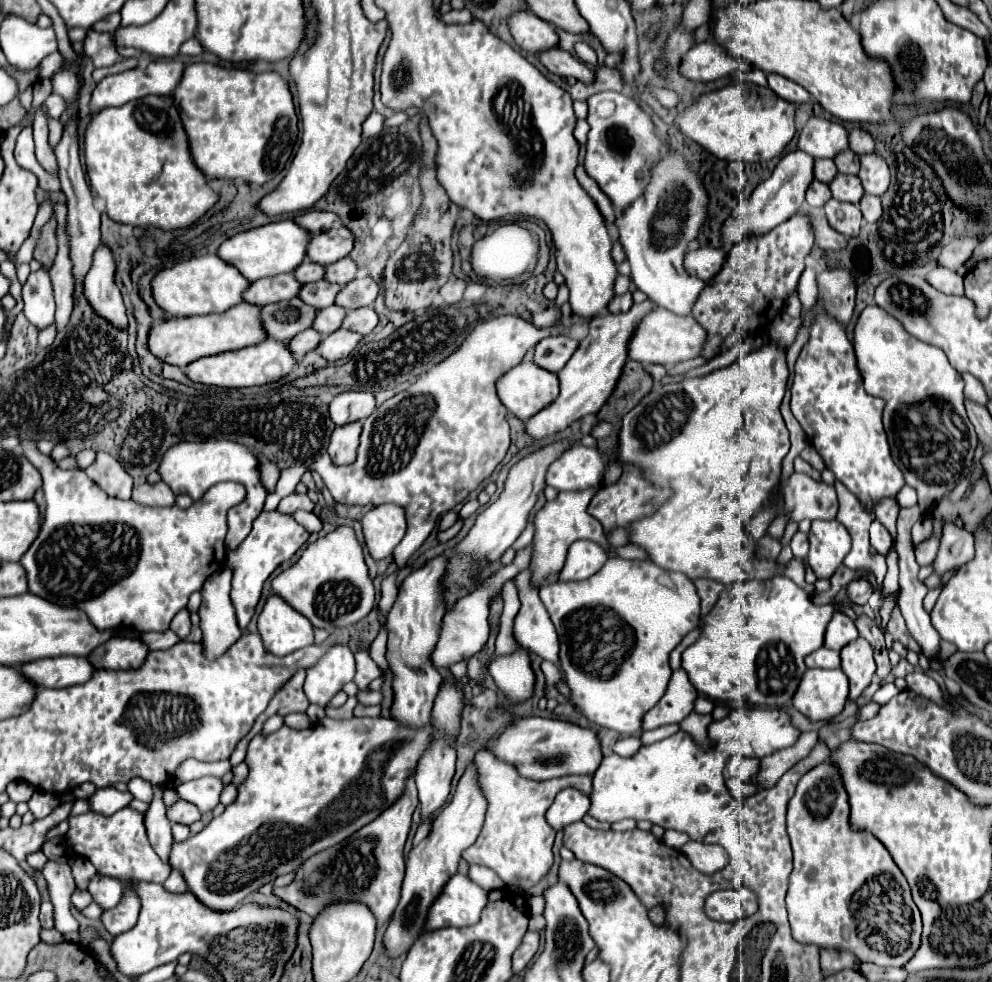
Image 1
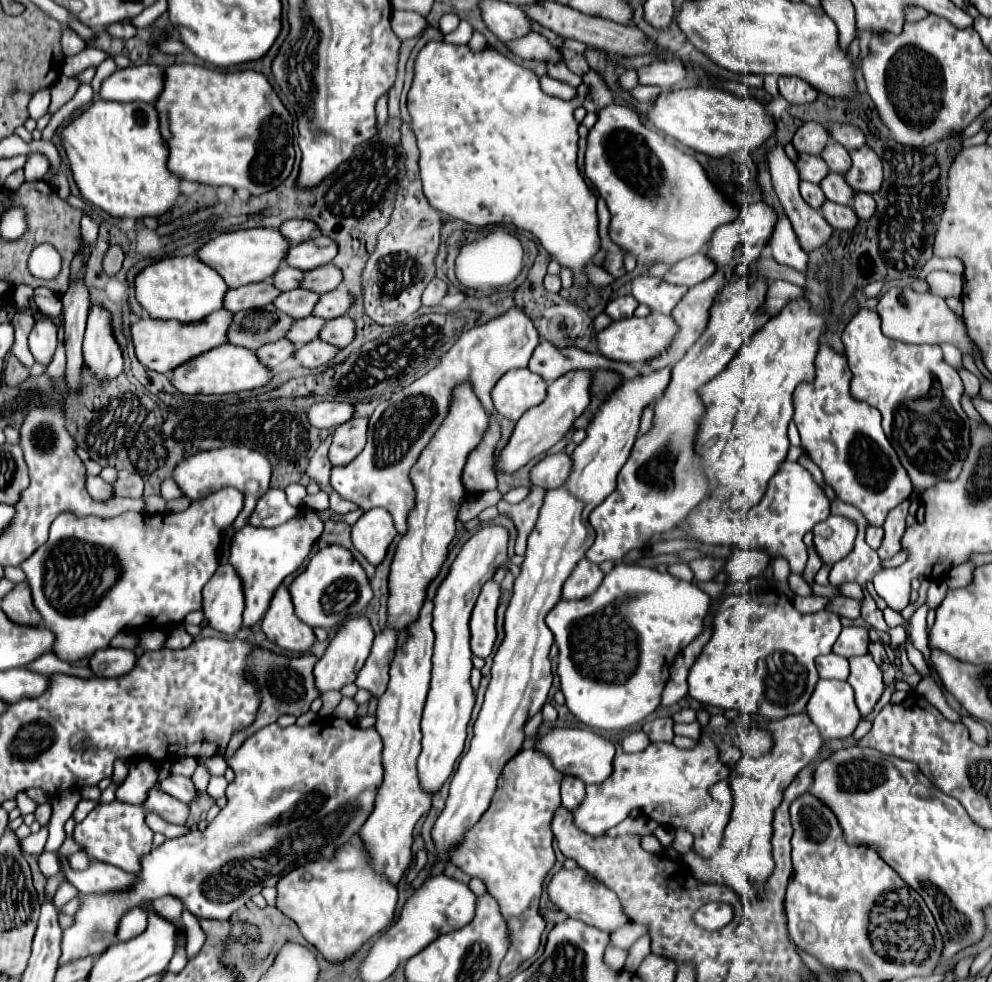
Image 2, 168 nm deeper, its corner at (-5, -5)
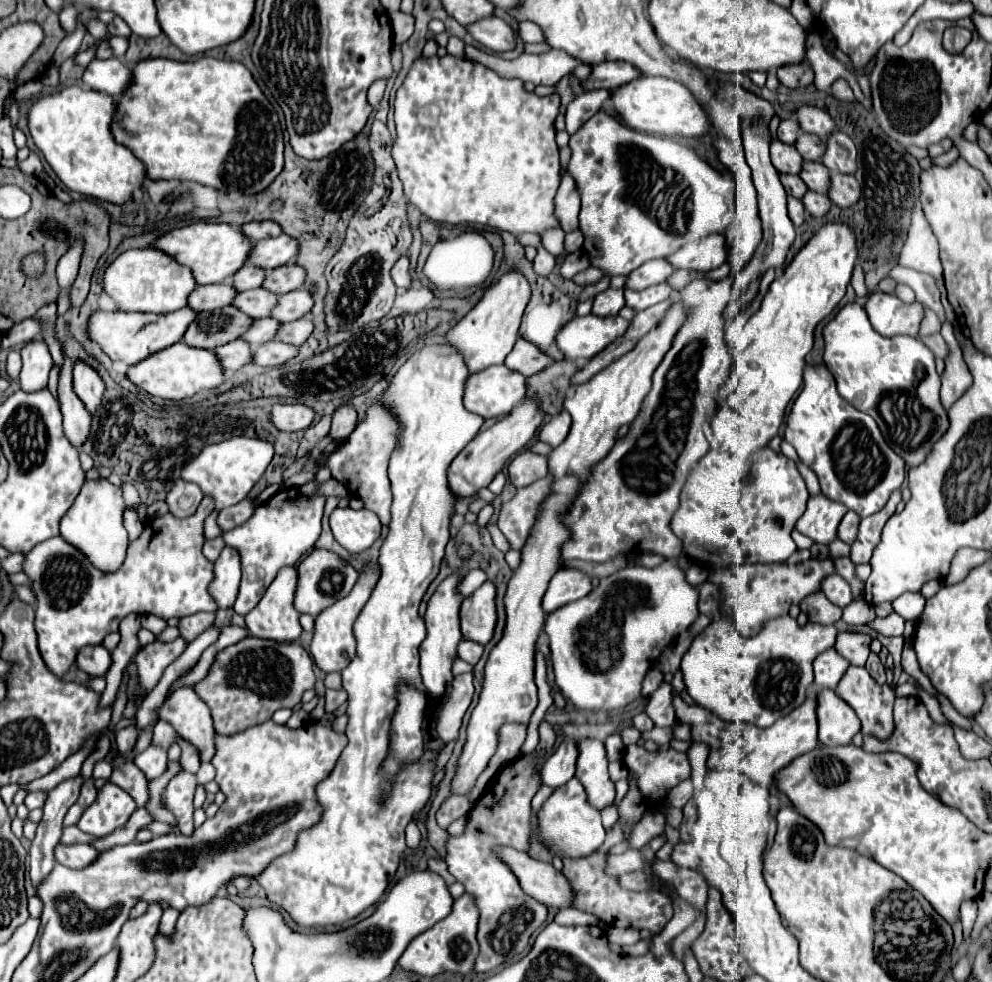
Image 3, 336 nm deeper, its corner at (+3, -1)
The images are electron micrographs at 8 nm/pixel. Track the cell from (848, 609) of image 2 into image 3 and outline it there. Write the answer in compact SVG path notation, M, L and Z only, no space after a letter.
M815 593L813 597L807 597L799 607L803 613L807 613L811 623L833 625L835 621L841 619L841 609L833 605L823 593Z

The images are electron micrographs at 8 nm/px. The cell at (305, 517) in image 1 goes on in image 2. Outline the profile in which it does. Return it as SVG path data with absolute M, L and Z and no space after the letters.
M269 489L269 493L265 493L259 499L257 509L249 517L249 525L255 525L255 527L279 527L279 525L287 523L289 519L297 517L297 513L299 513L299 507L293 507L293 505L287 503L285 491Z

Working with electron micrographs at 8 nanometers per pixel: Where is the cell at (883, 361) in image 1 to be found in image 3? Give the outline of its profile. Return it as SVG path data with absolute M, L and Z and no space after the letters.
M847 303L823 327L823 341L825 341L823 361L835 377L841 397L847 399L855 409L859 409L875 419L875 423L879 425L889 447L897 455L901 455L909 467L925 461L933 441L937 441L937 437L941 437L941 433L945 433L945 429L949 427L947 411L941 407L941 401L939 401L941 379L935 371L933 353L929 351L929 347L925 347L917 337L909 337L909 335L883 337L883 335L875 333L871 329L865 309L857 303Z

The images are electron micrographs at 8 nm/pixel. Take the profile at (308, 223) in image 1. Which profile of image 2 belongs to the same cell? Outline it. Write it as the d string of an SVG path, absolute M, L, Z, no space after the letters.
M289 219L289 221L285 221L285 225L279 227L279 231L291 243L303 243L303 241L311 239L315 233L319 233L319 227L317 227L317 223L313 223L309 219Z

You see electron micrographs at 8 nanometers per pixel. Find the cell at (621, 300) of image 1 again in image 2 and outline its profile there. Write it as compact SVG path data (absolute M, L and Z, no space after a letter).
M627 295L627 297L617 297L617 299L613 299L613 301L607 305L605 313L607 313L611 319L619 321L619 319L633 317L633 311L637 309L637 305L639 305L637 299L631 297L631 295Z

